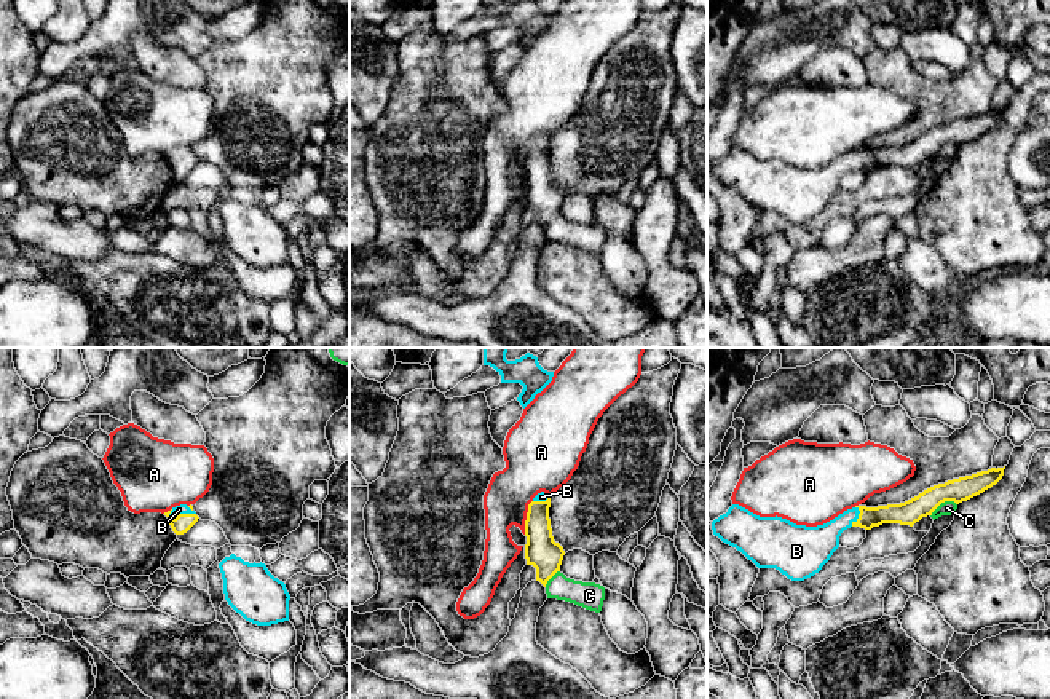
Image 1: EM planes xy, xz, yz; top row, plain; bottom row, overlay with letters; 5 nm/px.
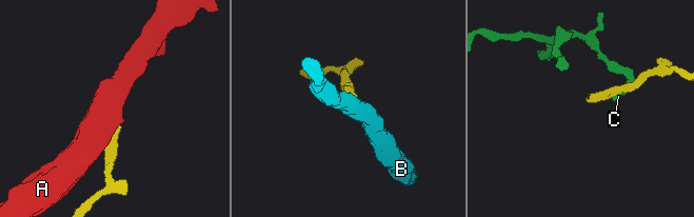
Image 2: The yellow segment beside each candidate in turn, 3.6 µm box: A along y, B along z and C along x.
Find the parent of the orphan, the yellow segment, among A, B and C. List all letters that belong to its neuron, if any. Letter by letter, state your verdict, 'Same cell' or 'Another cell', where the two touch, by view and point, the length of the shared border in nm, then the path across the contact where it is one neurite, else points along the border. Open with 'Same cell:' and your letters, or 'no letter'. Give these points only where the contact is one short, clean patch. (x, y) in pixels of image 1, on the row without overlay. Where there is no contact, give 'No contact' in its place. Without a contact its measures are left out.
Same cell: B
A: Another cell. Touches yellow at xz (527, 160). Shared border 180 nm
B: Same cell. Touches yellow at xy (181, 157). Shared border 140 nm. Path across: xy (182, 165), (181, 157), (179, 152)
C: Another cell. Touches yellow at yz (942, 144). Shared border 150 nm. Boundary: yz (956, 146), (945, 144), (931, 158)

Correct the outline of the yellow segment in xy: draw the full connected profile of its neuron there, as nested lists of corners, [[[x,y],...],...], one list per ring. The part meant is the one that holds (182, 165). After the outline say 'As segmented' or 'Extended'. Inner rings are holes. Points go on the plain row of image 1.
[[[191,147],[176,148],[171,153],[164,155],[164,158],[168,160],[169,168],[176,177],[187,176],[199,161]]]. Extended

